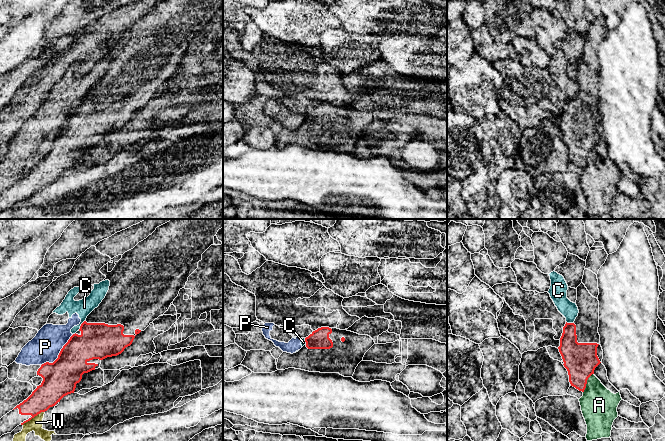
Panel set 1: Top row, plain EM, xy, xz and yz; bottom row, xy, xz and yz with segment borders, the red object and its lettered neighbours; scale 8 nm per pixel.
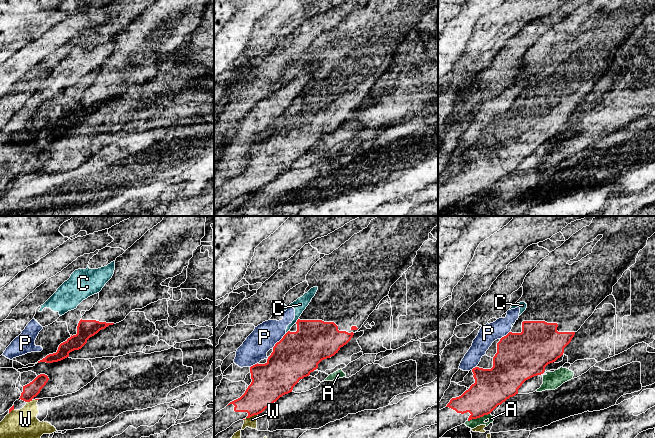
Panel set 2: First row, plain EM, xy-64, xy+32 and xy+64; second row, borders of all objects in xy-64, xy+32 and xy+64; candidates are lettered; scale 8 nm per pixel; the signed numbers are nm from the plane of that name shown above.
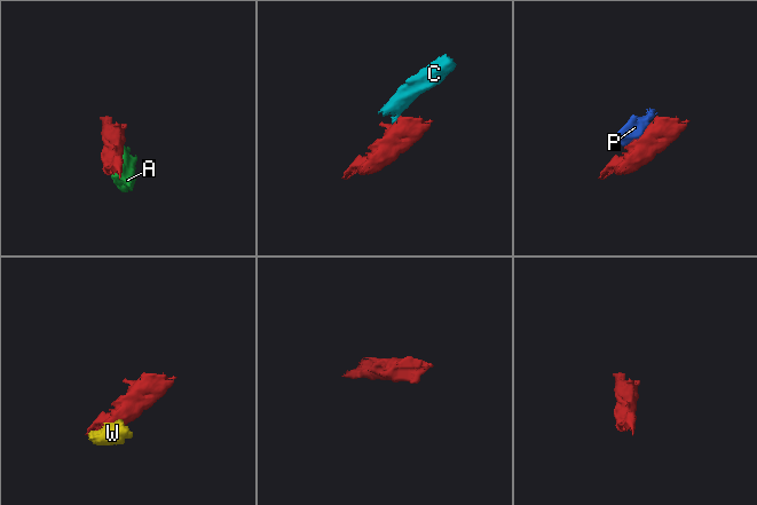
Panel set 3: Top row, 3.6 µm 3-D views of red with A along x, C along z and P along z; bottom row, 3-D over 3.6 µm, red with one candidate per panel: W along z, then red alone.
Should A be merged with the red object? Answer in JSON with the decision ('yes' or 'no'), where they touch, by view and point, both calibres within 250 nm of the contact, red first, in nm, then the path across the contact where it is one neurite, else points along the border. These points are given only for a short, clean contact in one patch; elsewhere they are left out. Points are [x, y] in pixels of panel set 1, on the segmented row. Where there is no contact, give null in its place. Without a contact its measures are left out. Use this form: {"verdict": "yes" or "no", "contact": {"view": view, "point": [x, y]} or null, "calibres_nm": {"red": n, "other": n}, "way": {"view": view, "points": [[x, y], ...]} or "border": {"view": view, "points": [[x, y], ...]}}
{"verdict": "no", "contact": {"view": "yz", "point": [586, 383]}, "calibres_nm": {"red": 280, "other": 280}}

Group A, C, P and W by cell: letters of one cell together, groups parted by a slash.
A / C P / W

